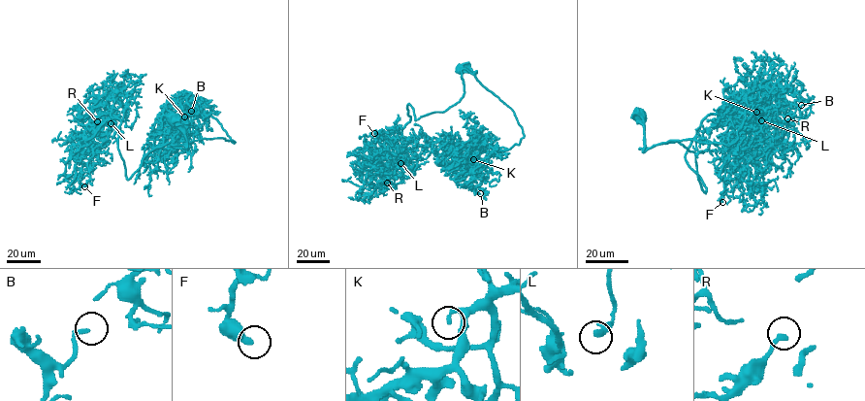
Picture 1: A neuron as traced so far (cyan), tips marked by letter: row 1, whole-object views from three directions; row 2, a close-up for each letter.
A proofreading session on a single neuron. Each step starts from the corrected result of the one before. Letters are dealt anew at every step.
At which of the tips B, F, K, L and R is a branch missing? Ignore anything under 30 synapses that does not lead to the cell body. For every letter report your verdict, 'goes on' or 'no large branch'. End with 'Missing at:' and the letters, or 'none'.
B: no large branch
F: no large branch
K: no large branch
L: no large branch
R: no large branch
Missing at: none

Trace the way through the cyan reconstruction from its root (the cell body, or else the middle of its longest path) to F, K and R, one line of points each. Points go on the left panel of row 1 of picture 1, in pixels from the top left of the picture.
F: (172, 119), (187, 147), (174, 139), (156, 147), (128, 179), (120, 119), (107, 119), (87, 140), (84, 186)
K: (172, 119), (186, 138), (186, 148), (188, 143), (203, 139), (235, 142), (208, 115), (196, 111), (184, 116)
R: (172, 119), (187, 147), (174, 139), (156, 147), (128, 179), (120, 119), (107, 119), (87, 144), (97, 121)

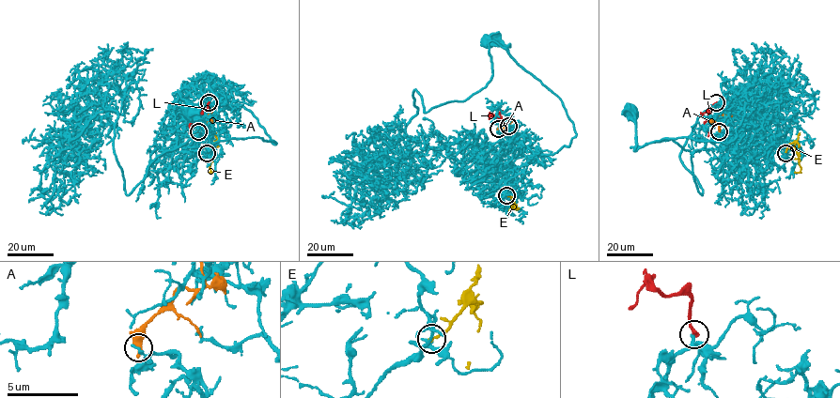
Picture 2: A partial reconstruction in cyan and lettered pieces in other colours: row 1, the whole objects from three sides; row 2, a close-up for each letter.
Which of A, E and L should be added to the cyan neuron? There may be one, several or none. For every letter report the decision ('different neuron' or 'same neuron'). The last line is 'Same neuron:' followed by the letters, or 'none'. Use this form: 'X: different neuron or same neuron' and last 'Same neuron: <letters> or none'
A: different neuron
E: different neuron
L: same neuron
Same neuron: L

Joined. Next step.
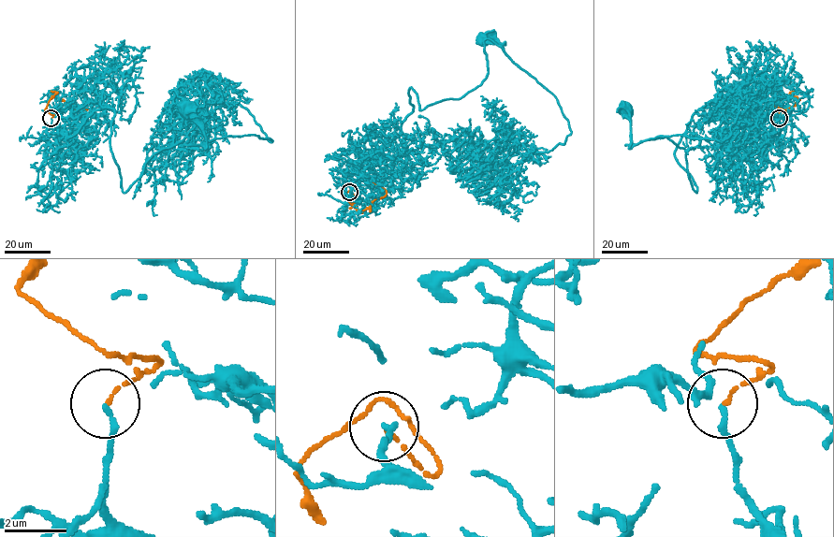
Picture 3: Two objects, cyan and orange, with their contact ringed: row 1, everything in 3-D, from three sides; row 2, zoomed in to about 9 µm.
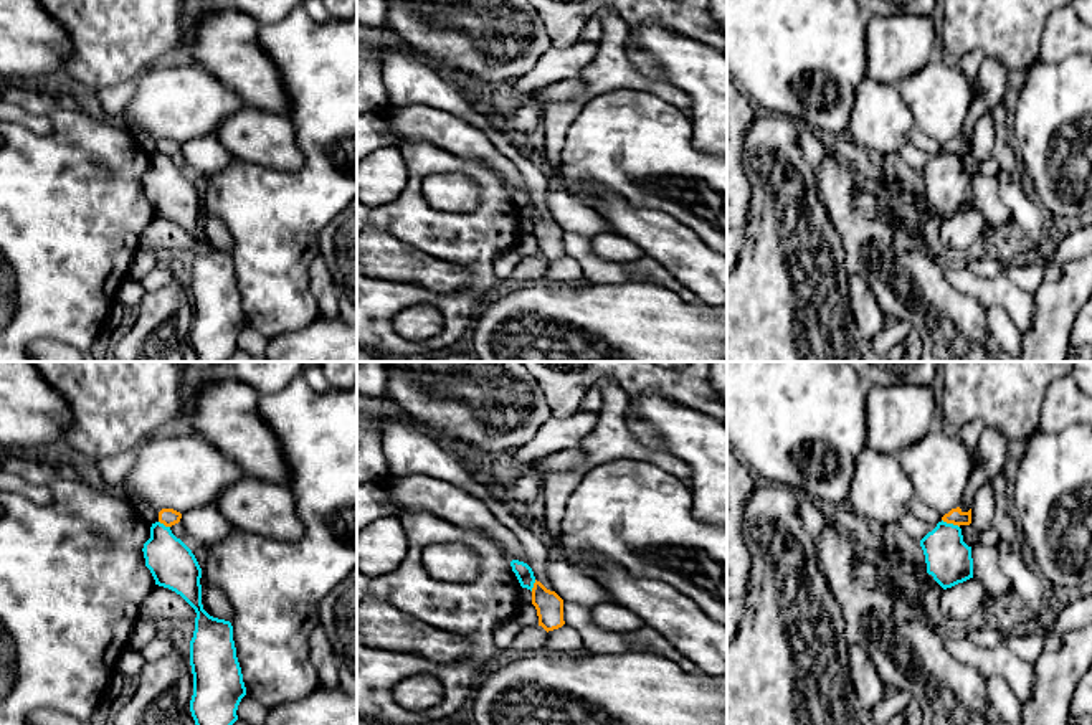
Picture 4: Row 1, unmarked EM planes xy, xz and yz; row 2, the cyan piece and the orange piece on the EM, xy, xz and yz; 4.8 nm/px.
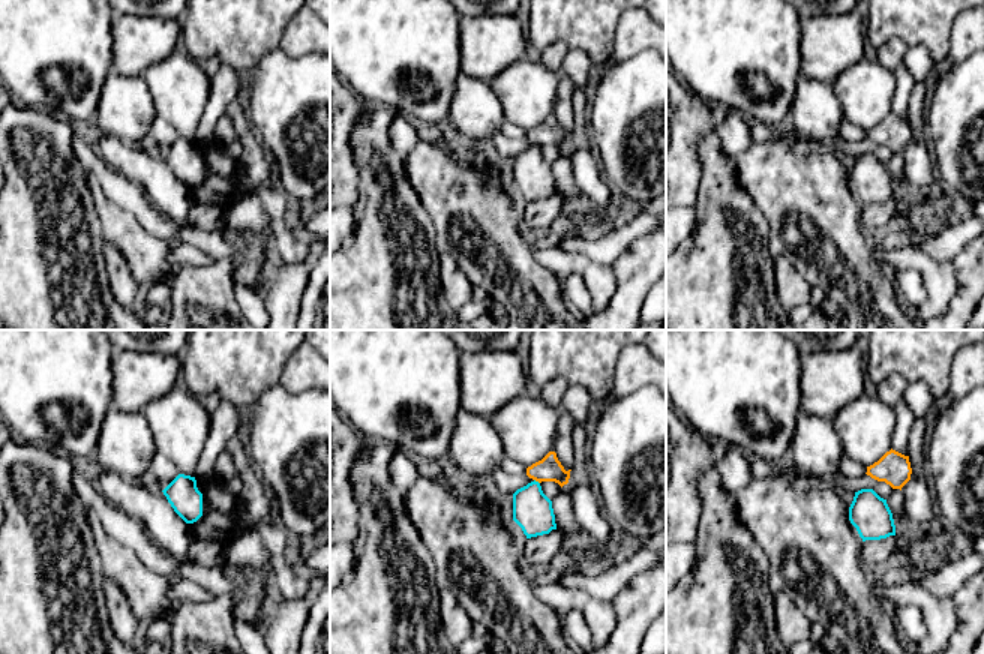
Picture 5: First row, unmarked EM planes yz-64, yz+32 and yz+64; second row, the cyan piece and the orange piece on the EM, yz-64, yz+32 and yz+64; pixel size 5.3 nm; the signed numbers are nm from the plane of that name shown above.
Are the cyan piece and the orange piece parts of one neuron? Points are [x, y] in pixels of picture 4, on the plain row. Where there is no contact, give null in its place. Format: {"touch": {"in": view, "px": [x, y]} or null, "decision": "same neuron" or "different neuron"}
{"touch": {"in": "yz", "px": [950, 154]}, "decision": "different neuron"}

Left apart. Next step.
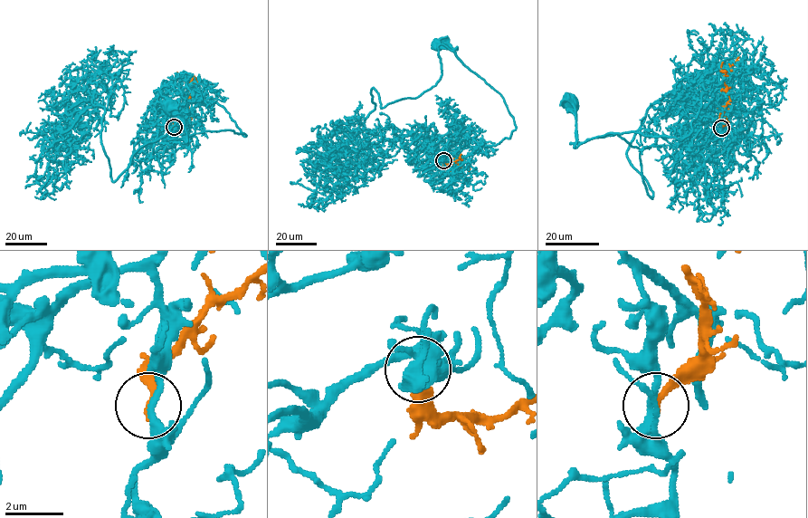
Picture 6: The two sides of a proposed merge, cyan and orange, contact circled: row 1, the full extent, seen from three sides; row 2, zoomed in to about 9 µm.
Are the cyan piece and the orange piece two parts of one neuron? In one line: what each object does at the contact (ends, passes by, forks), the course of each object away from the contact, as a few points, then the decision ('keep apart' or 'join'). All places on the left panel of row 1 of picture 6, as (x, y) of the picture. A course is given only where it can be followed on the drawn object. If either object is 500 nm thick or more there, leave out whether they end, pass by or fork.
cyan passes by; orange ends there; cyan runs (174, 127), (175, 113), (186, 102), (208, 98), (246, 135), (204, 131), (186, 142), (185, 125), (168, 107); orange runs (174, 127), (188, 108), (191, 92), (188, 84), (176, 72); keep apart

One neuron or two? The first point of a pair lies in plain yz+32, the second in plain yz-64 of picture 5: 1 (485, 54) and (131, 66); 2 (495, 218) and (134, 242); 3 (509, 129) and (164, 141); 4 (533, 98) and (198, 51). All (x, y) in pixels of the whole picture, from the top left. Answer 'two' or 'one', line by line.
1: one
2: one
3: one
4: two

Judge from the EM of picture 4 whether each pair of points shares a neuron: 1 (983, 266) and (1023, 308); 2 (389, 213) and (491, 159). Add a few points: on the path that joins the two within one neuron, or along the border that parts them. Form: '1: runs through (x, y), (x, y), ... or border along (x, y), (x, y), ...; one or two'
1: border along (963, 268), (983, 278), (1005, 274), (1030, 291); two
2: border along (448, 151), (486, 162), (511, 190); two

